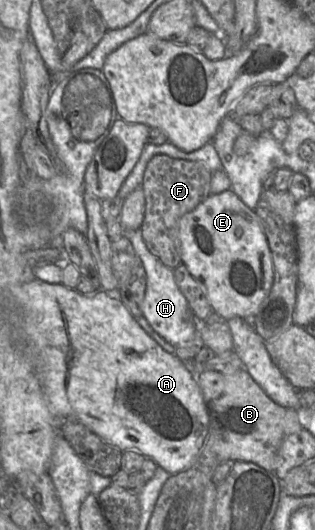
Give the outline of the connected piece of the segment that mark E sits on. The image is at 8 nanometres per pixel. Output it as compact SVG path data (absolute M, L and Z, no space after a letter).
M232 189L209 194L179 220L181 263L202 285L212 310L225 320L255 315L269 295L273 279L273 261L267 238L255 211L246 206Z

